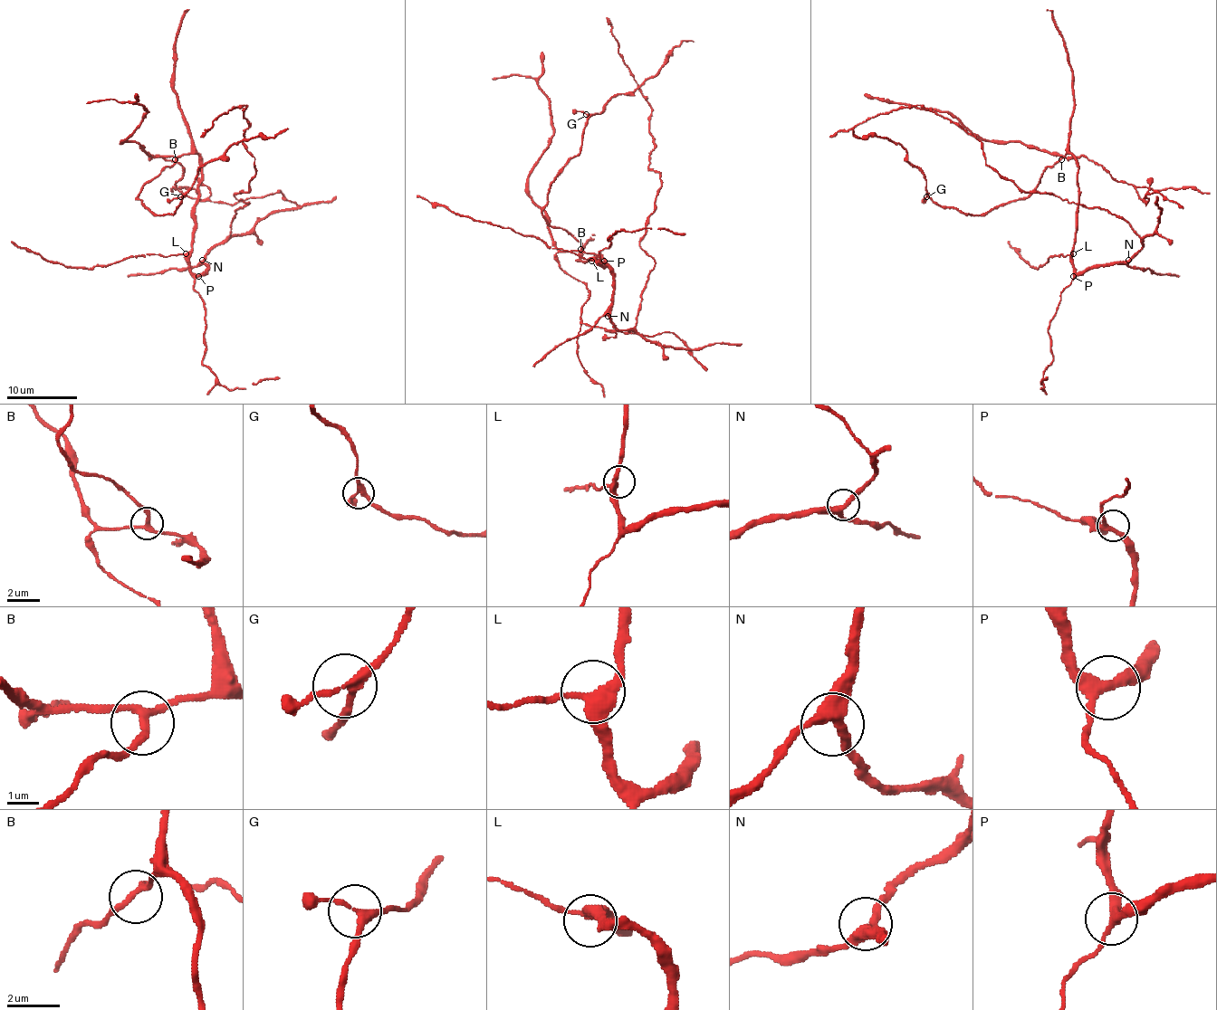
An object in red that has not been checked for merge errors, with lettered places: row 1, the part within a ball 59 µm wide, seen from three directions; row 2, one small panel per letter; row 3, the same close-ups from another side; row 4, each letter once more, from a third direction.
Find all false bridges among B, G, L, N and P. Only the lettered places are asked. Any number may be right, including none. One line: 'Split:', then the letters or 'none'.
Split: none

